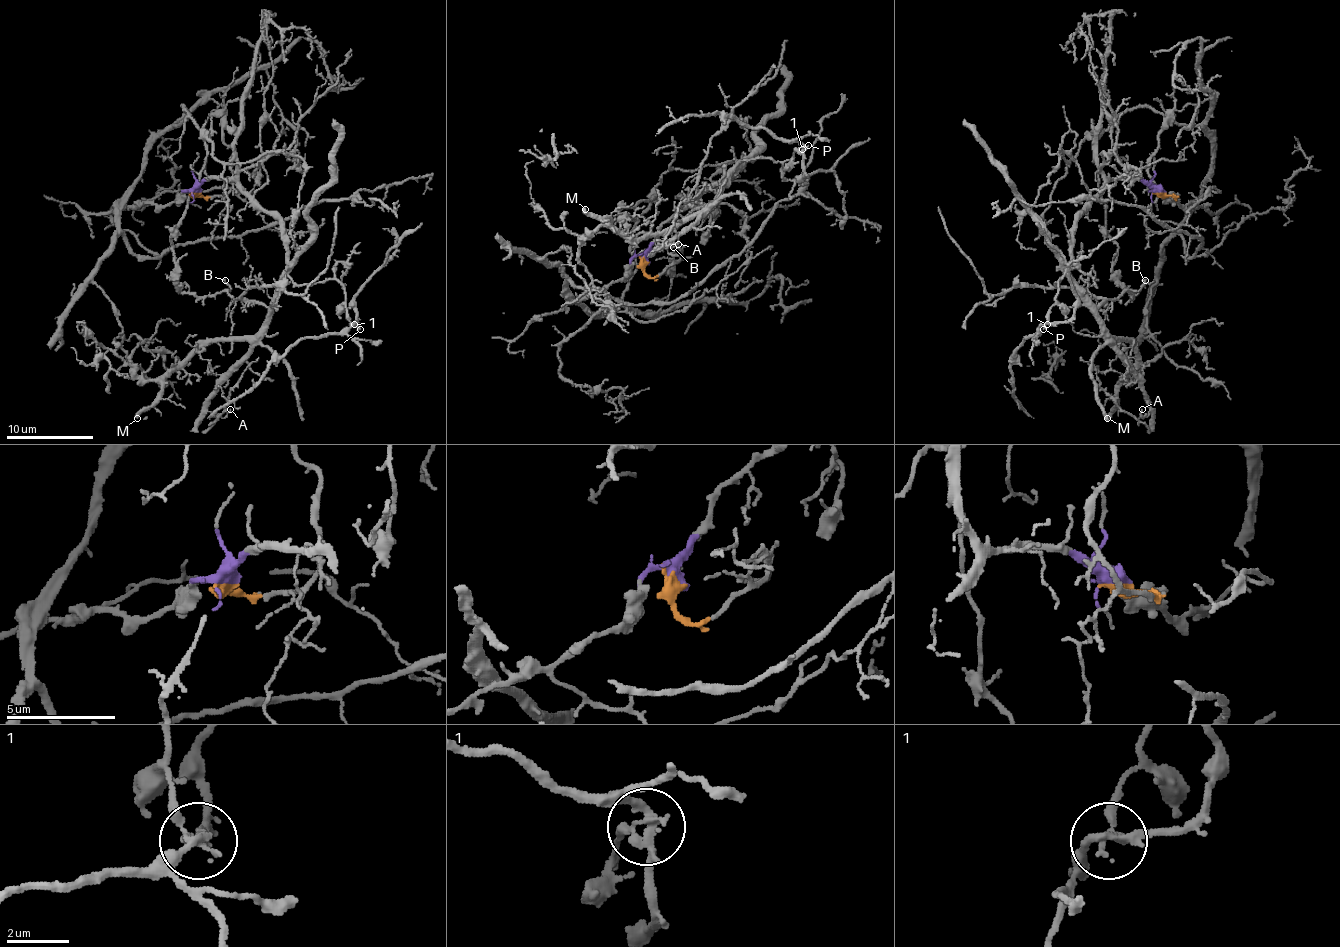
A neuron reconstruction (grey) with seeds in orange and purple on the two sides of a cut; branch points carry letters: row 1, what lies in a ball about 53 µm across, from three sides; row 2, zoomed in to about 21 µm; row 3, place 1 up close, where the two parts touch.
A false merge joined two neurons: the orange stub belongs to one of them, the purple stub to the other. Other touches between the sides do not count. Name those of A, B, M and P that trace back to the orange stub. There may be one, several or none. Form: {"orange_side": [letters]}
{"orange_side": []}

